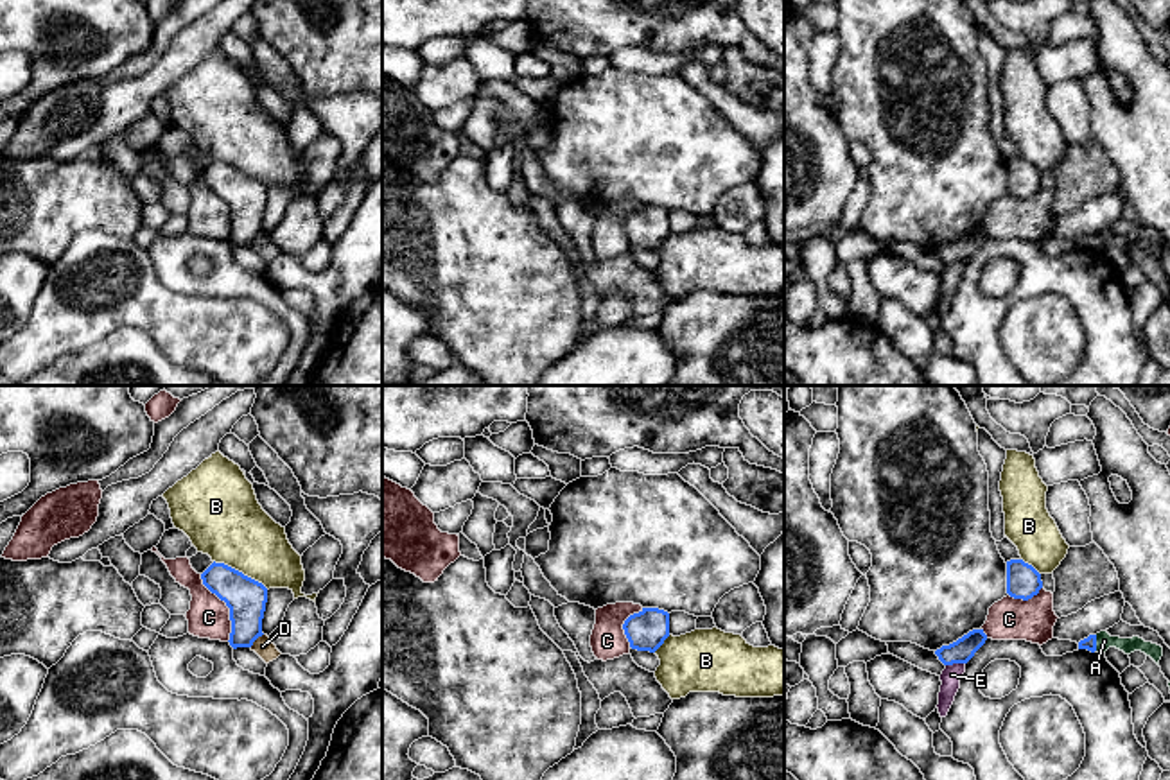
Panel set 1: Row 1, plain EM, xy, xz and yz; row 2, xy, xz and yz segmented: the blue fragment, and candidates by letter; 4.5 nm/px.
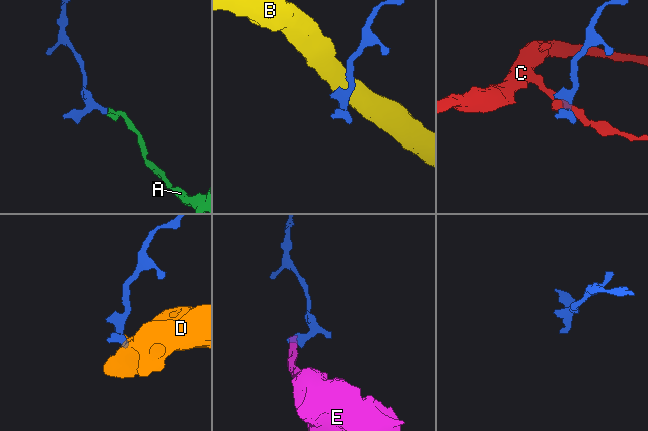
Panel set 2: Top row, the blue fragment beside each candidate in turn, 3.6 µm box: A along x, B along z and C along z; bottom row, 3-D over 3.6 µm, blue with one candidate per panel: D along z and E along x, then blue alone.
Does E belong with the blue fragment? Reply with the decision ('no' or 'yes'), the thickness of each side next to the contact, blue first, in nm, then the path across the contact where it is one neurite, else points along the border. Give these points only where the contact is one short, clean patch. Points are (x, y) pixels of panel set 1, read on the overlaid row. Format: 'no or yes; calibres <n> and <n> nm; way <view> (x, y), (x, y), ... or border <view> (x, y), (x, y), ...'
no; calibres 110 and 90 nm; border yz (964, 662), (946, 666)

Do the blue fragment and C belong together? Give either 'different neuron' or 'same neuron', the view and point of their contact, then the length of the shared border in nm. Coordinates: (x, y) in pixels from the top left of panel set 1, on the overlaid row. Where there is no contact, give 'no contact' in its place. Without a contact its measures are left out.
different neuron | xy (227, 605) | 340 nm

